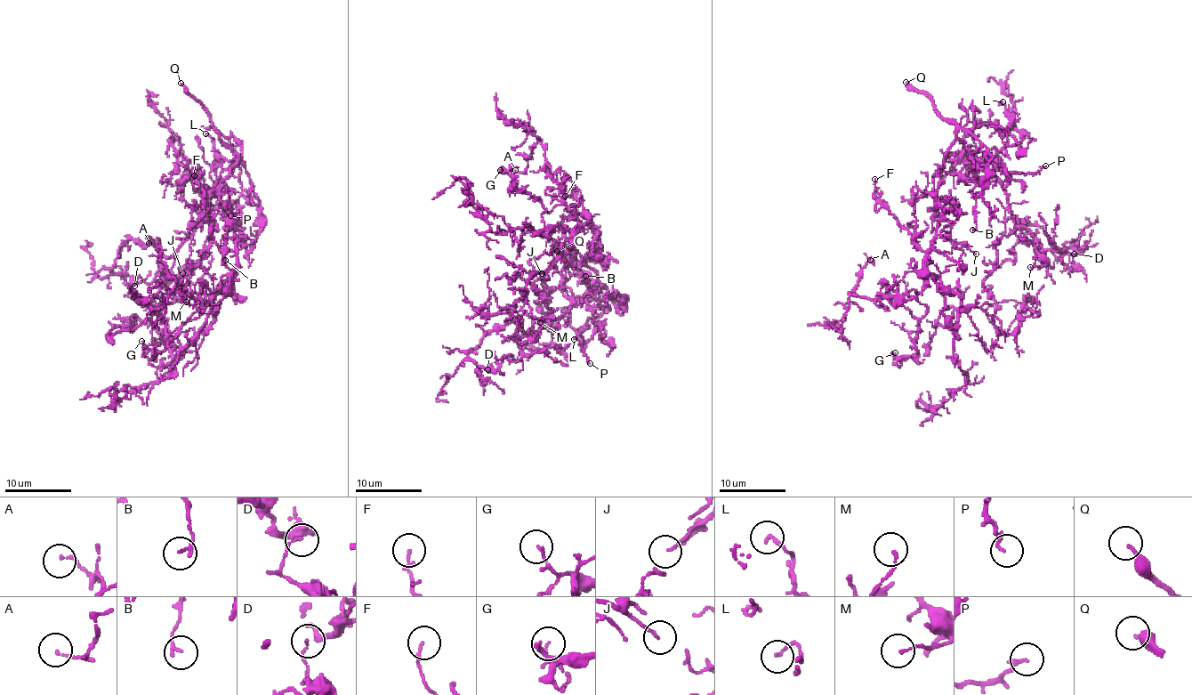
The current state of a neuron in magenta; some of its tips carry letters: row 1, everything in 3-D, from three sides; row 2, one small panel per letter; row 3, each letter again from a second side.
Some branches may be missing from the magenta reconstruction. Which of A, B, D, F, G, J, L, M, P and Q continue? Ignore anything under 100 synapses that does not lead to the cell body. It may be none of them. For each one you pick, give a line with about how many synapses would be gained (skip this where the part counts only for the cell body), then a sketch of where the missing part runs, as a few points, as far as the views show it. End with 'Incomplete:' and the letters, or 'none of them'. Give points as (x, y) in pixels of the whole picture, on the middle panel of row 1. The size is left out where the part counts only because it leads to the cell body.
Incomplete: Q

